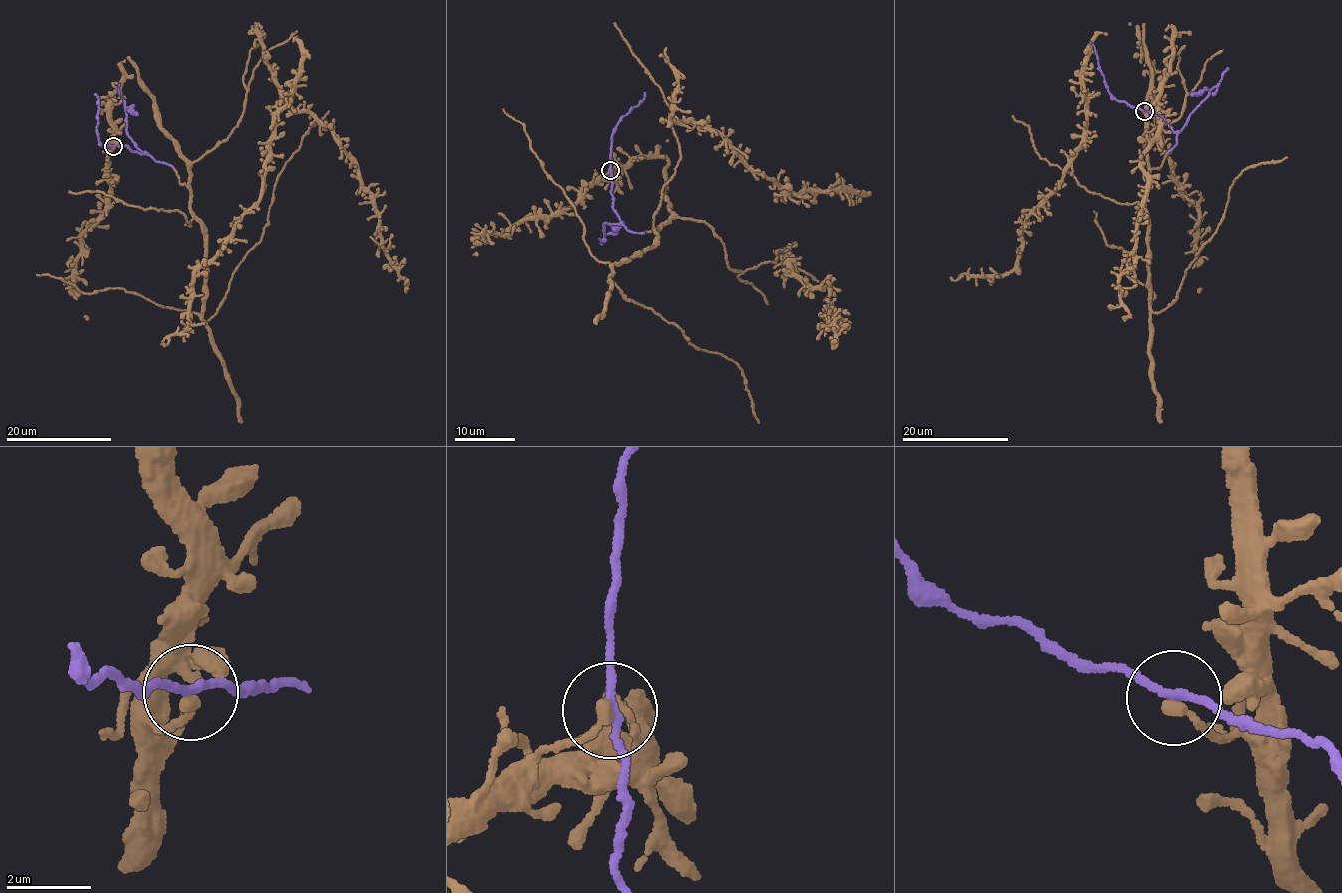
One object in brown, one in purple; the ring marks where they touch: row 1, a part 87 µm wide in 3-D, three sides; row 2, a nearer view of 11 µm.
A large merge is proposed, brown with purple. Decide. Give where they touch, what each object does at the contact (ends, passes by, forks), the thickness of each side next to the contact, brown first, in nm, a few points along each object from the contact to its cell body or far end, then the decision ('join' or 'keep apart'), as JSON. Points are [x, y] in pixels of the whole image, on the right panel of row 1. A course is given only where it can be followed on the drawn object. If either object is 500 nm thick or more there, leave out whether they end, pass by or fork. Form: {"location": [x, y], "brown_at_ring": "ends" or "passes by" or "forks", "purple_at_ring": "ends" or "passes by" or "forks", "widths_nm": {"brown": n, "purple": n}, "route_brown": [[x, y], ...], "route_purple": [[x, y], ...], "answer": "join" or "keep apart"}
{"location": [1144, 111], "brown_at_ring": "ends", "purple_at_ring": "passes by", "widths_nm": {"brown": 280, "purple": 170}, "route_brown": [[1143, 112], [1155, 106], [1139, 41], [1144, 145], [1186, 88], [1175, 55], [1141, 161], [1123, 319]], "route_purple": [[1143, 110], [1163, 117], [1172, 131], [1180, 130], [1228, 68]], "answer": "join"}

